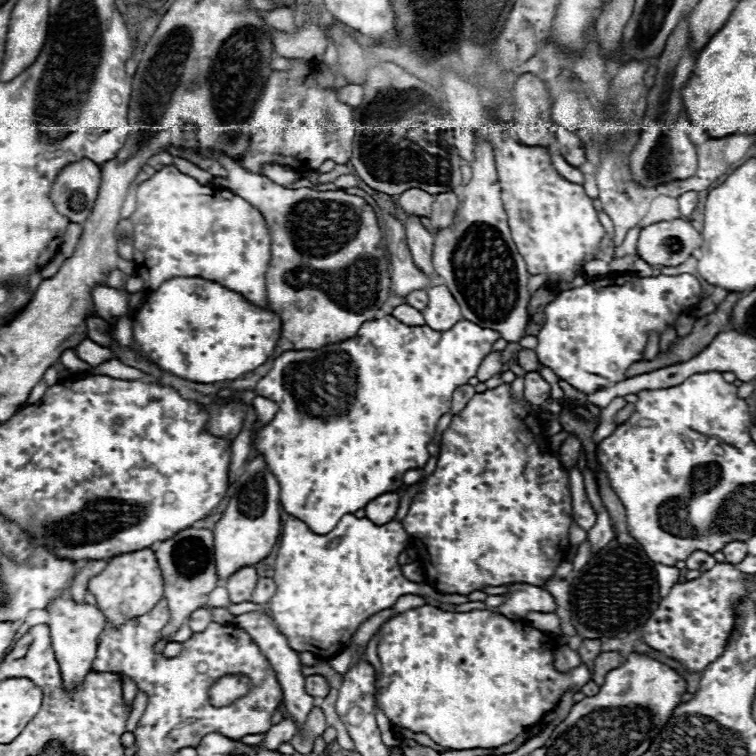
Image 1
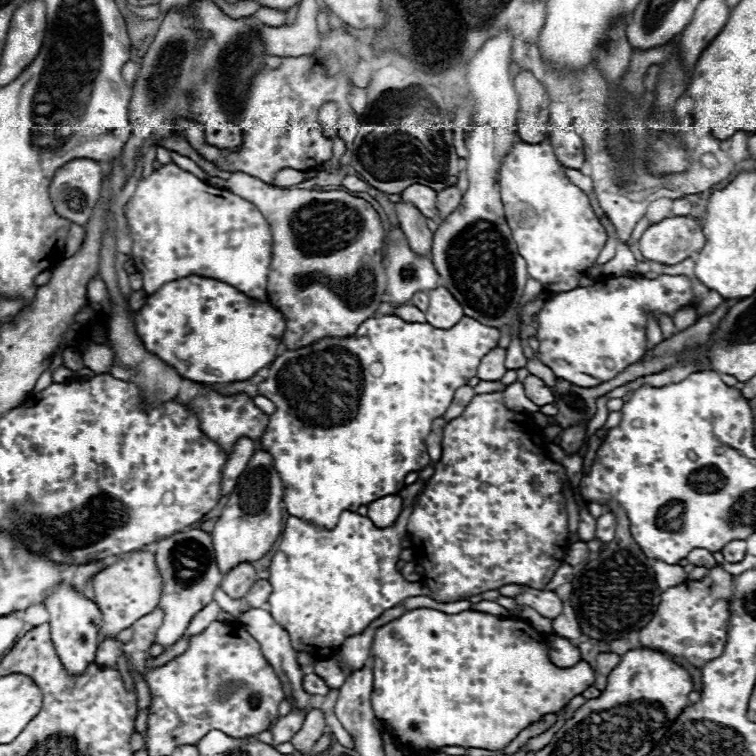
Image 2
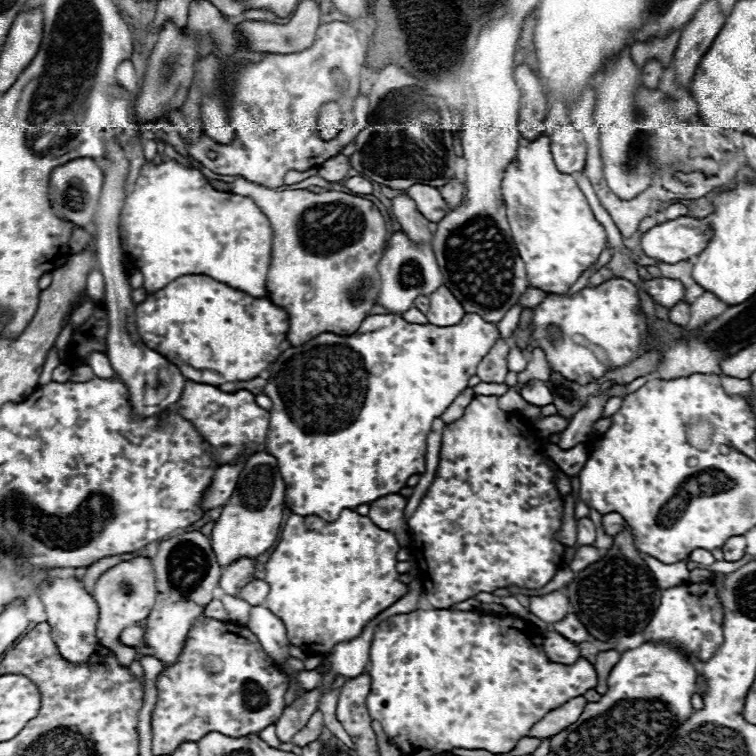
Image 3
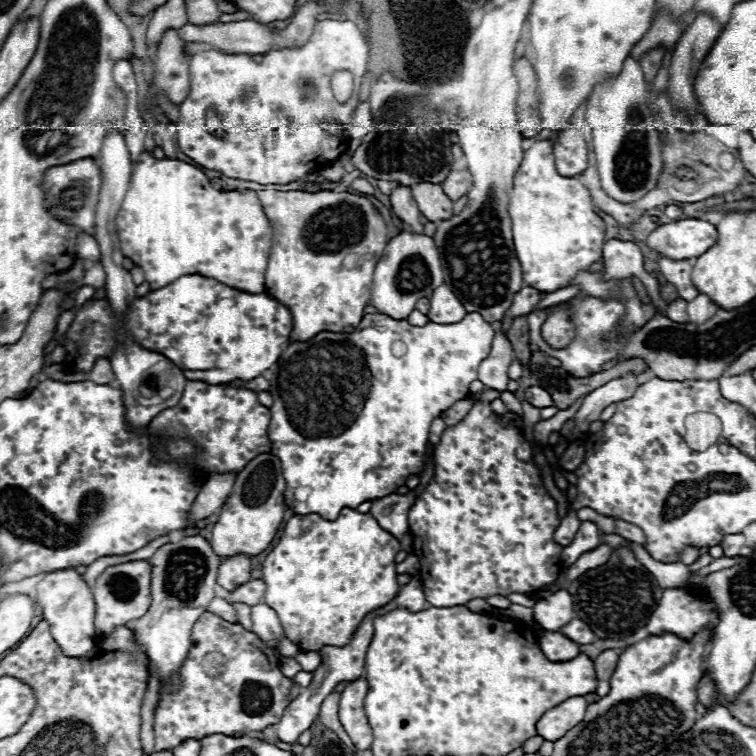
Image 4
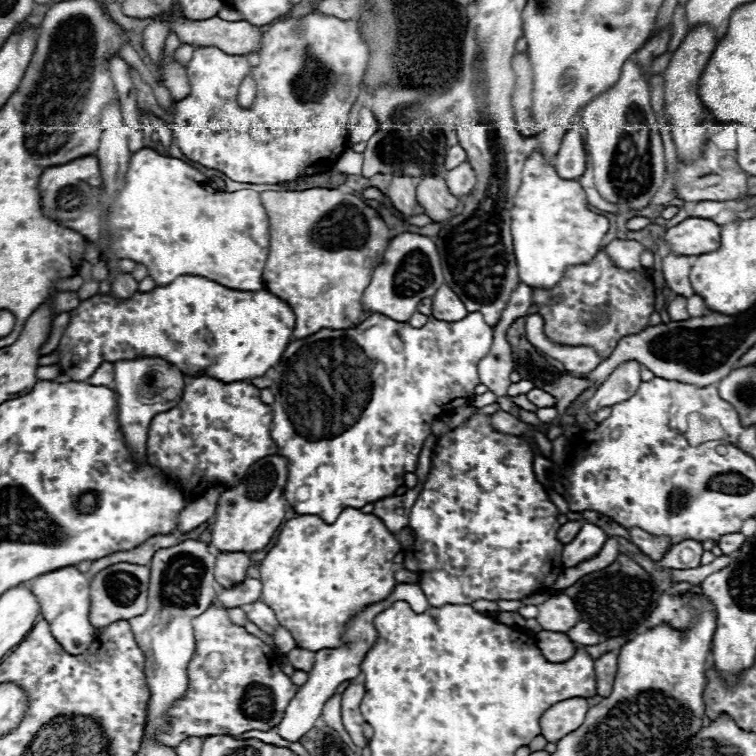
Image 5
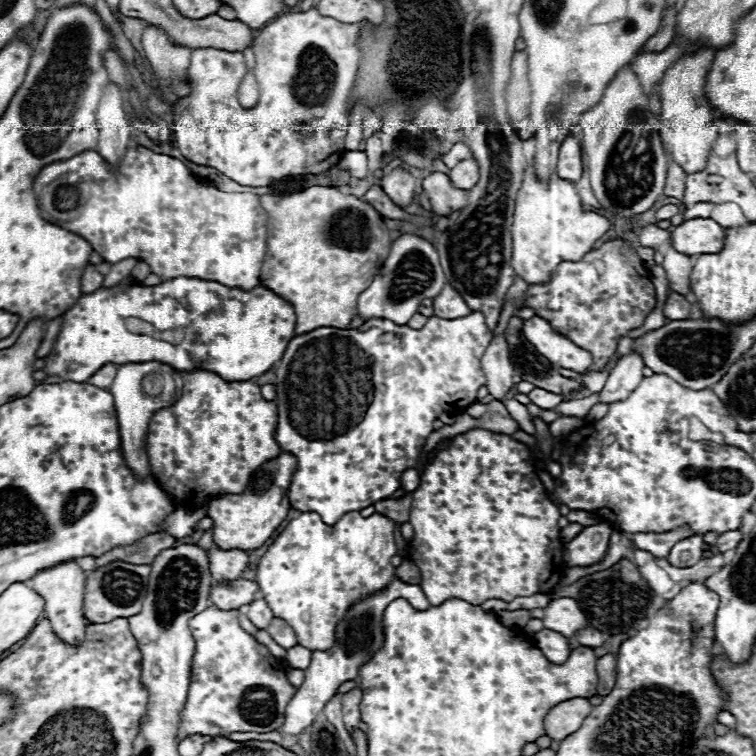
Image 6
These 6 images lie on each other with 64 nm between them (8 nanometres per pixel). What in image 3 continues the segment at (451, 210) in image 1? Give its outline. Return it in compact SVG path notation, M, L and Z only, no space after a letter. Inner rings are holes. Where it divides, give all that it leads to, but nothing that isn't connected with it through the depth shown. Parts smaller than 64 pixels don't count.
M450 180L446 186L440 188L440 194L444 198L444 202L448 204L448 208L456 208L460 202L462 202L462 196L464 196L464 186L460 180Z

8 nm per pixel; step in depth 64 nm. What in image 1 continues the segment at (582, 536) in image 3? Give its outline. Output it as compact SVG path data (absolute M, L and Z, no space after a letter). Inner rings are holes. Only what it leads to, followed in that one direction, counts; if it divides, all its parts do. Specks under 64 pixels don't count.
M578 468L570 470L570 490L572 490L572 510L574 510L574 522L584 528L590 530L596 522L596 514L586 498L584 492L584 478L578 472Z

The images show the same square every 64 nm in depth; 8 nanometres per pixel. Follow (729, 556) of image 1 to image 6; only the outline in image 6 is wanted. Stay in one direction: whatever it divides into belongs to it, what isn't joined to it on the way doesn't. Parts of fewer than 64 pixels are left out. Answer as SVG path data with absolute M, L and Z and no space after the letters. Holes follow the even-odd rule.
M740 530L724 532L724 534L720 534L720 536L718 536L716 546L718 546L718 550L720 550L720 552L728 552L728 550L734 550L734 548L736 548L736 544L740 544L740 540L742 540L742 538L744 538L744 534L742 534Z

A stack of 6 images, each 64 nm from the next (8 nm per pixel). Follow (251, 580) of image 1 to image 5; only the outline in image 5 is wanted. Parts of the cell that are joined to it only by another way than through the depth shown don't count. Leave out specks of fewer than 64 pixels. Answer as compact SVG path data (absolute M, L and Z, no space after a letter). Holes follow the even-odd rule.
M218 552L216 554L216 582L224 588L232 588L246 580L246 570L250 566L250 558L246 552Z

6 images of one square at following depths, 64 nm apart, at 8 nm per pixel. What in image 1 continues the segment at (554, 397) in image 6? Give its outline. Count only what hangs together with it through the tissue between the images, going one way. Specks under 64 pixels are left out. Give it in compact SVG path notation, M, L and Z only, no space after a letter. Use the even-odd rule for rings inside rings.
M527 372L524 378L524 398L532 406L542 406L550 398L550 384L537 372Z

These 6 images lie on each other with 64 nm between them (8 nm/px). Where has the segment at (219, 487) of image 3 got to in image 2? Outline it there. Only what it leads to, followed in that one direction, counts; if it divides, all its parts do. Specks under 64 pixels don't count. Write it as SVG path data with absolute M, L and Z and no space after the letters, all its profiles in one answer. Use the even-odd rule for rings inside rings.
M240 438L236 444L234 444L234 450L230 452L228 456L228 462L226 466L222 468L222 494L230 494L236 486L236 480L238 476L242 474L242 470L246 468L250 456L254 454L256 446L250 438Z

